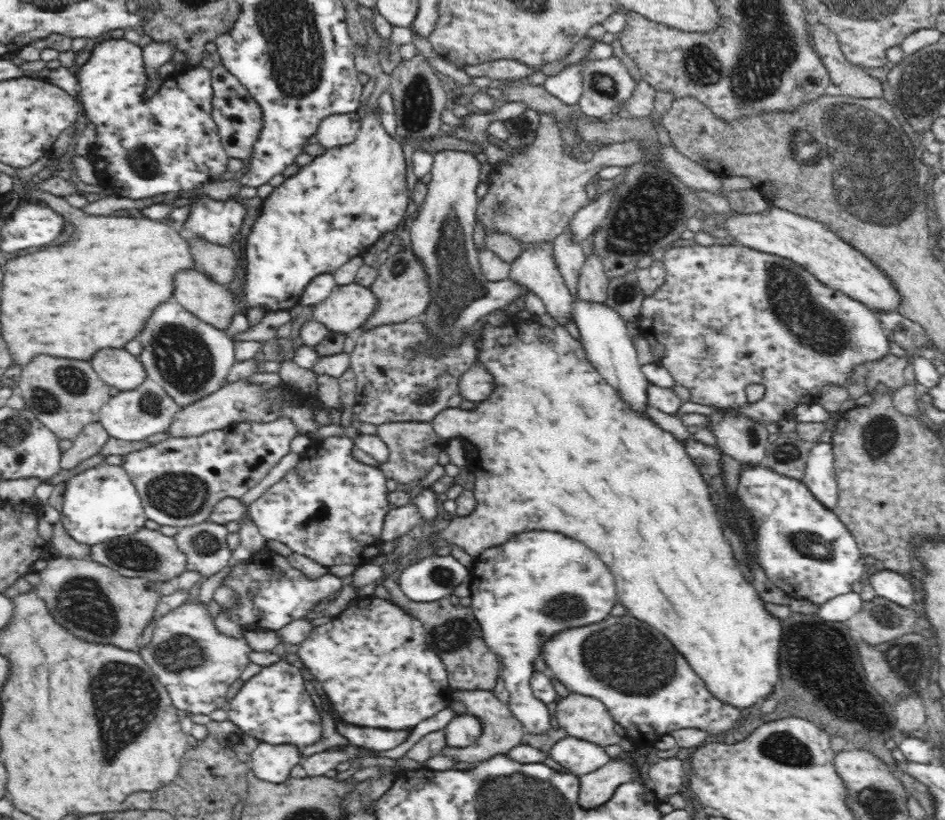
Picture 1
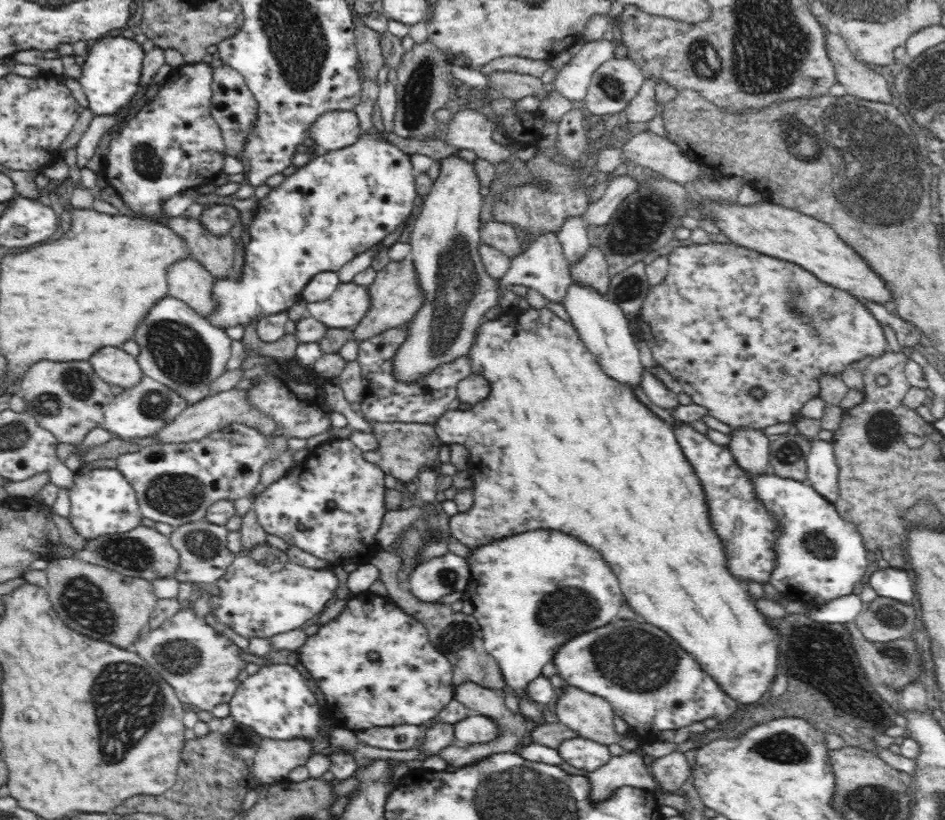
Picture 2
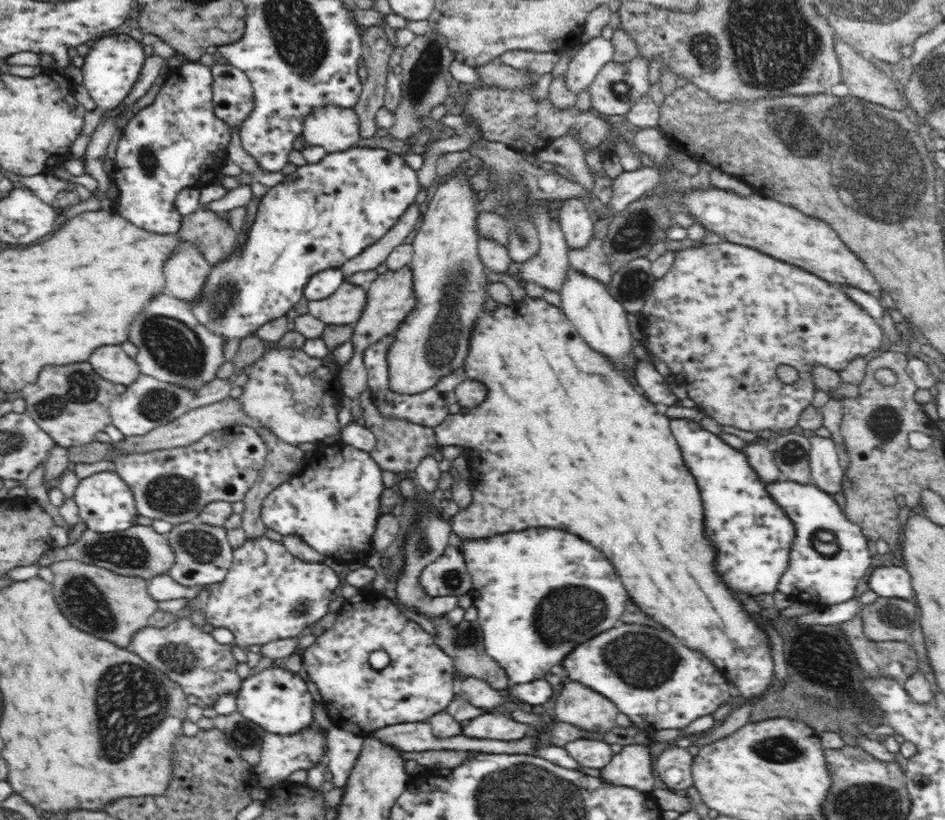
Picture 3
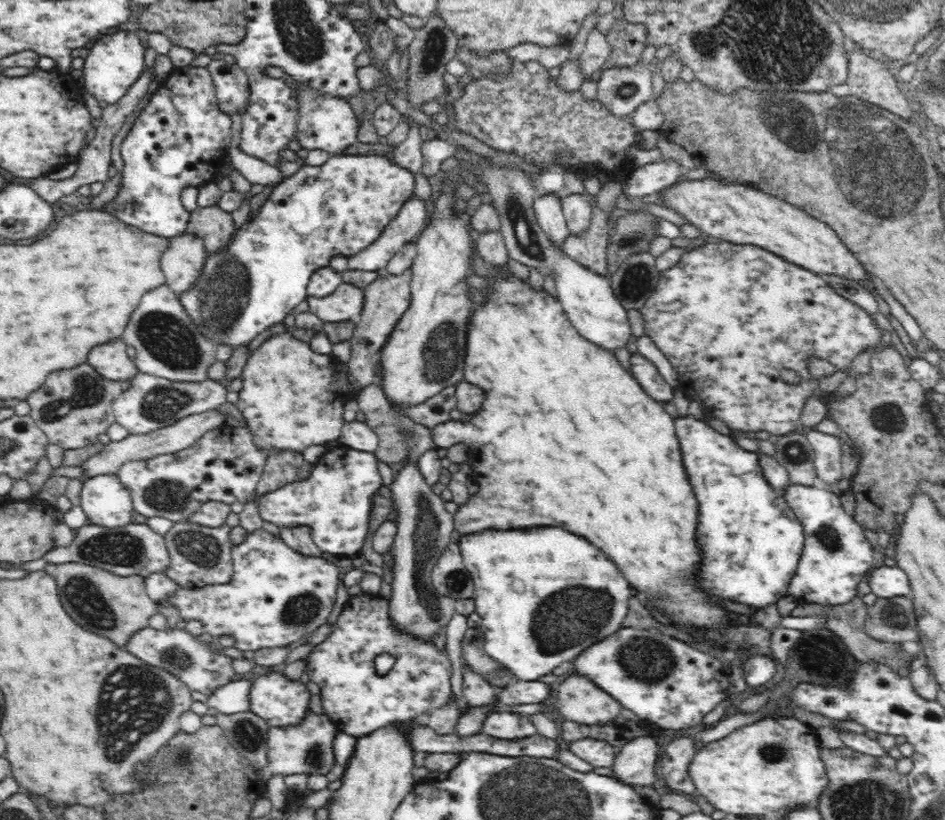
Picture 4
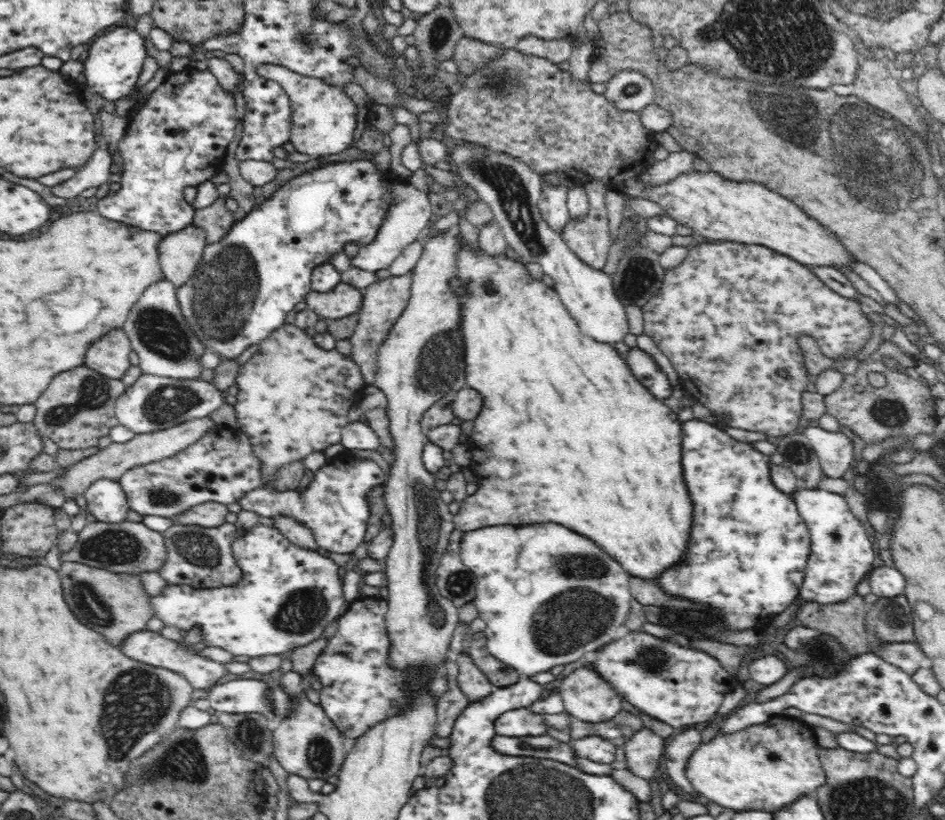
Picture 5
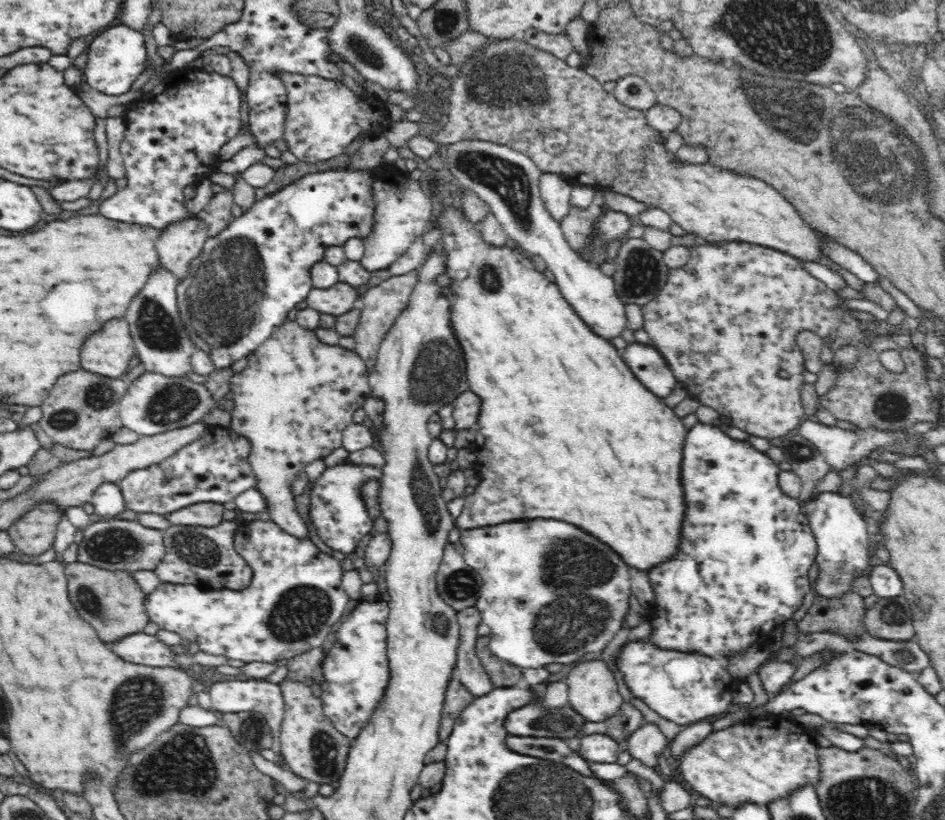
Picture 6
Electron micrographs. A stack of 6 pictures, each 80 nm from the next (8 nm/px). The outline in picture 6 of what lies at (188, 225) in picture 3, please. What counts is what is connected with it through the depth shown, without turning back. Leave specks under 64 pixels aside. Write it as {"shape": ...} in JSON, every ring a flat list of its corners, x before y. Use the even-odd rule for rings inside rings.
{"shape":[[231,190,216,193,204,210,195,215,208,225,208,236,219,235,233,221,231,212,233,204,235,204,234,193]]}

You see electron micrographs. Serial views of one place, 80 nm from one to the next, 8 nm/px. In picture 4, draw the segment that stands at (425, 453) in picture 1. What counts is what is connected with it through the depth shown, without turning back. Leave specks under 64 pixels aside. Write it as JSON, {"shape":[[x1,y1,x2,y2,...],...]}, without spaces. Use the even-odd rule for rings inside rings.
{"shape":[[372,383,361,388,354,398,359,410,364,412,365,423,378,435,378,448,374,452,378,462,385,462,389,466,394,462,401,462,401,464,404,464,404,462,416,463,426,451,438,448,433,441,432,429,416,424,412,419,398,413,387,399,380,384]]}

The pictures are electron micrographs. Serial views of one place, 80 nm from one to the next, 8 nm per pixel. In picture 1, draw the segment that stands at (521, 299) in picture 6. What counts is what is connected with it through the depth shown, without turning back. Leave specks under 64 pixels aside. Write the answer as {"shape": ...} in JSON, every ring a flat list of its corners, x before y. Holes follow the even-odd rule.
{"shape":[[544,313,540,316,532,316,531,319,524,321,523,329,519,330,511,323,499,327,480,324,479,332,477,358,481,360,481,364,485,365,495,380,492,394,472,410,448,408,443,412,438,412,430,422,434,427,434,432,440,438,468,440,470,444,476,446,478,451,476,486,473,489,477,507,468,516,456,515,448,526,440,531,441,537,446,539,449,544,458,545,473,558,482,555,482,552,485,552,486,548,490,548,490,546,504,544,514,534,534,530,534,528,562,532,574,540,580,540,594,552,602,554,602,562,612,570,612,574,616,578,615,586,618,590,618,598,622,598,619,602,626,607,627,613,634,614,634,618,660,630,678,648,678,652,684,655,692,670,706,682,710,693,719,701,728,703,731,707,748,708,748,706,754,706,756,702,760,702,770,692,774,692,774,686,778,684,778,680,781,680,780,670,778,670,778,654,780,654,783,633,781,620,766,612,764,602,760,600,756,590,746,582,746,578,738,570,734,552,732,552,730,544,726,542,726,536,722,534,716,507,704,484,704,476,701,475,701,469,694,464,692,457,686,452,685,445,670,432,656,425,648,415,635,414,634,411,628,410,626,403,619,398,618,391,614,391,614,387,608,385,602,375,598,374,596,367,587,359,586,350,581,342,574,339,560,323,554,322,550,315]]}

